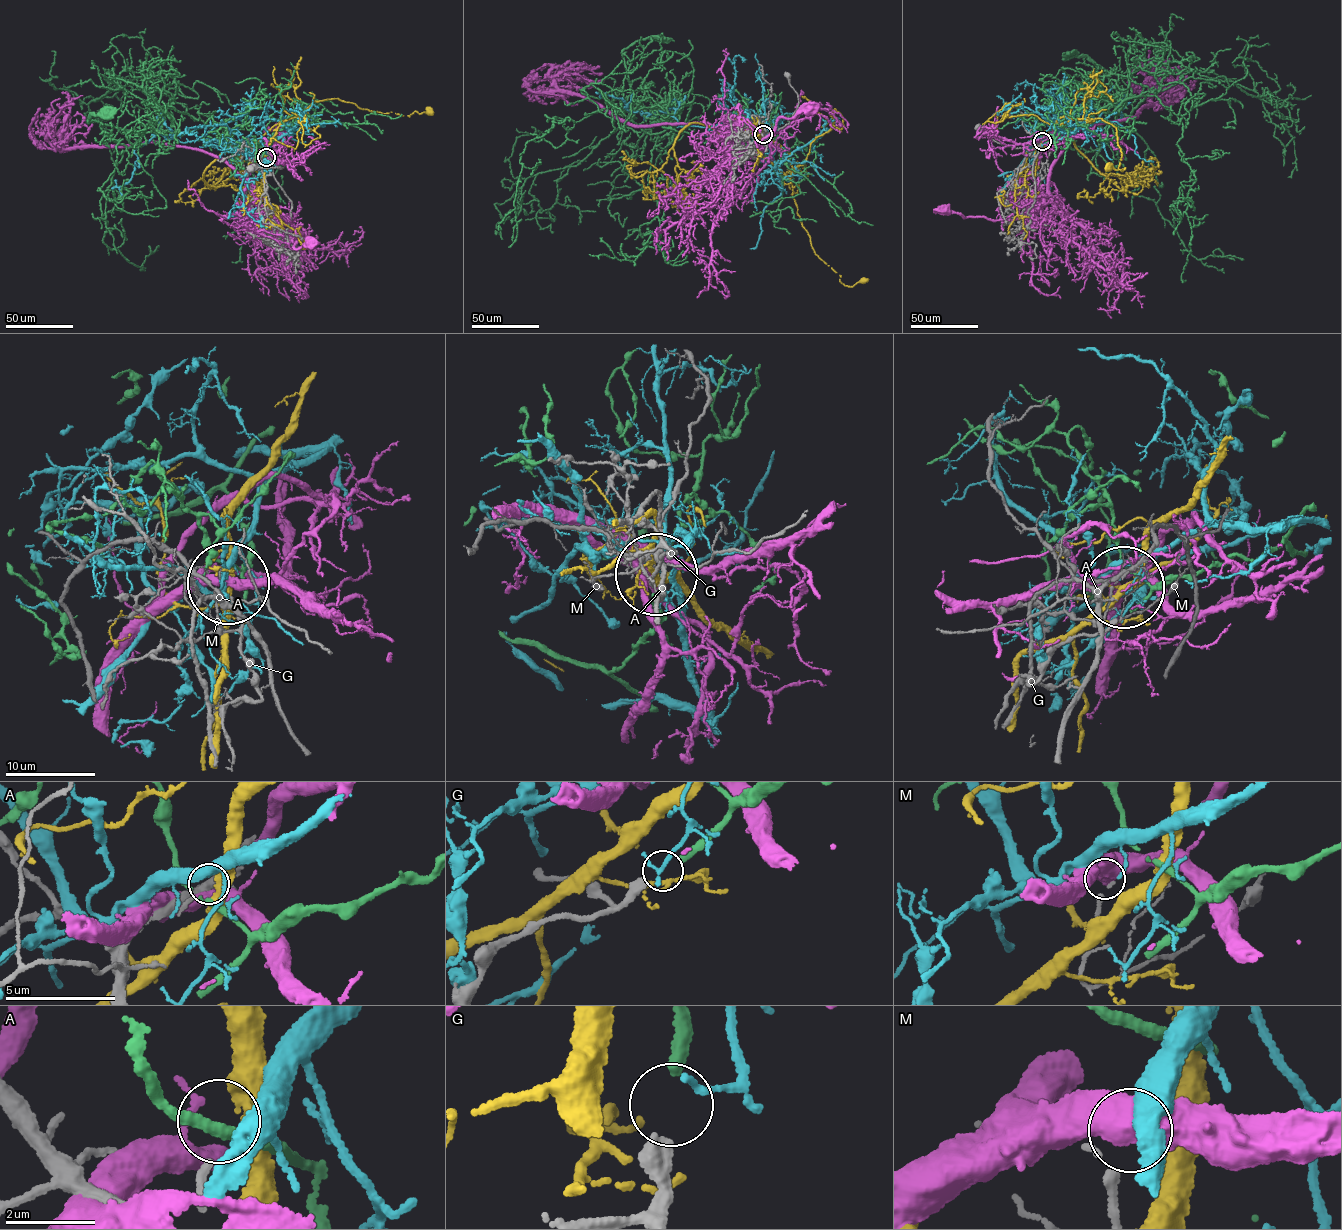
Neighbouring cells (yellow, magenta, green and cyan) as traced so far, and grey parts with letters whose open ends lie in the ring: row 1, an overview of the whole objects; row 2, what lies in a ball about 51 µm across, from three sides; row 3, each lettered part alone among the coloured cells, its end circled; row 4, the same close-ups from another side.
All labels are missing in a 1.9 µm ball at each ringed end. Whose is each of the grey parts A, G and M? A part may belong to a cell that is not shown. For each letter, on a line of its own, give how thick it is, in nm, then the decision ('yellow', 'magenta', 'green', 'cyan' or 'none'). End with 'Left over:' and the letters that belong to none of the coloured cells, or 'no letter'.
A: 180 nm thick; none
G: 440 nm thick; green
M: 240 nm thick; cyan
Left over: A

